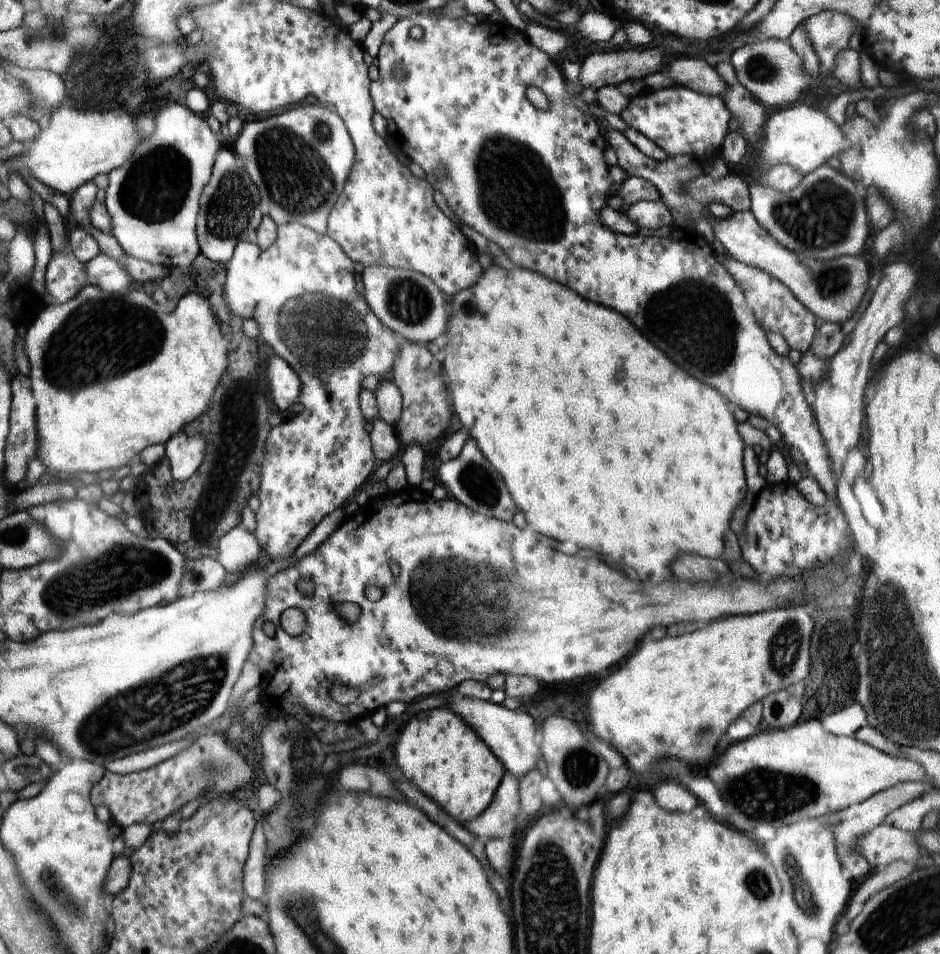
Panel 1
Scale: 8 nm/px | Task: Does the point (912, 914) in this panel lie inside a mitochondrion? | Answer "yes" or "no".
yes

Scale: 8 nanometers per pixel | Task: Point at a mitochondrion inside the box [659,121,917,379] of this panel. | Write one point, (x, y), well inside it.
(824, 217)

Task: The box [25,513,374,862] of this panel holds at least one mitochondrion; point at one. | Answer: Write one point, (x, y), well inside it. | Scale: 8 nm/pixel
(152, 708)

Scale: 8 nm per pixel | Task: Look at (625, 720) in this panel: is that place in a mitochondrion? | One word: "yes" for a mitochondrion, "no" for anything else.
no

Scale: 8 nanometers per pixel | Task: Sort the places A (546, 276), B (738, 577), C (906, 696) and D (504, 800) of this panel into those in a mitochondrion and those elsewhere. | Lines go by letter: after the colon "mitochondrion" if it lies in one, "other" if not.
A: other
B: other
C: mitochondrion
D: other

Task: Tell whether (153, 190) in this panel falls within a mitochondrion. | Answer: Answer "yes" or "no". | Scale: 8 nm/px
yes

